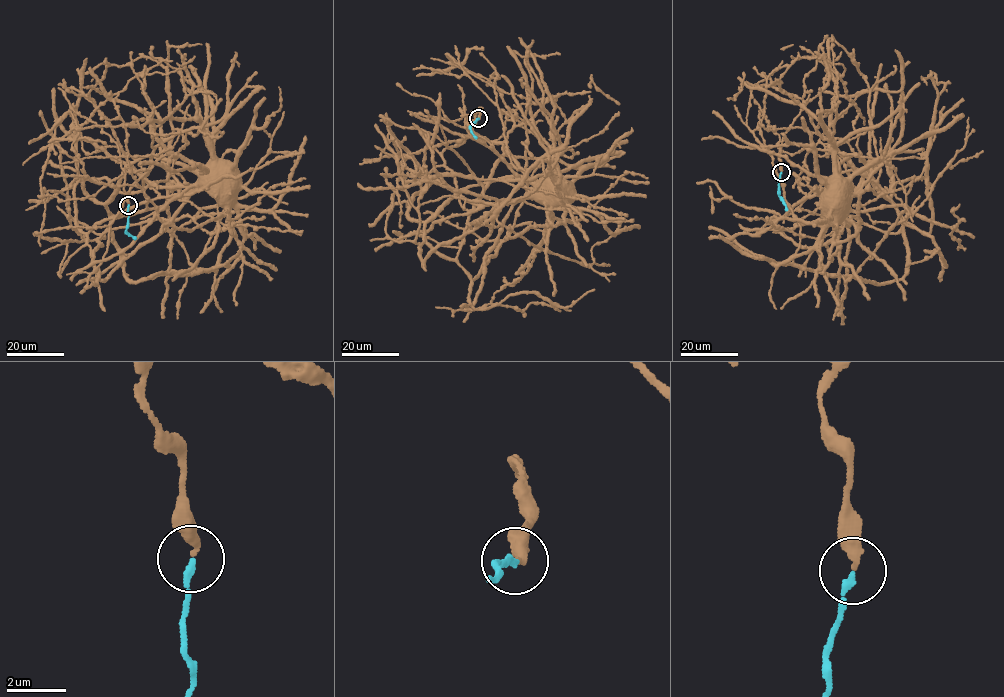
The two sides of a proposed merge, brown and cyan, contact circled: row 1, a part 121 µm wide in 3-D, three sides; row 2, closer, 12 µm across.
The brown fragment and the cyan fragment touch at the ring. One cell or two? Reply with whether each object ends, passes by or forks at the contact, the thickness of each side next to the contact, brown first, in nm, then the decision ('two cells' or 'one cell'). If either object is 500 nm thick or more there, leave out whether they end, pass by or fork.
brown ends there; cyan ends there; 300 nm thick on the brown side, 200 nm on the other; one cell

